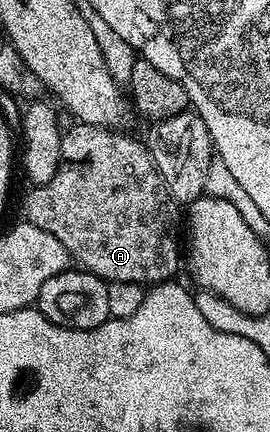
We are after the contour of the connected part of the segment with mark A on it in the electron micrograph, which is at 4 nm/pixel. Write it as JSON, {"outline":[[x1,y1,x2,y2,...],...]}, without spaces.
{"outline":[[79,123,73,124,73,126,73,129,65,128,63,130,60,162,58,163,58,171,54,171,54,179,50,179,50,183,45,185,29,188,28,198,24,201,24,213,28,216,25,217,27,224,54,235,54,239,58,239,58,243,62,243,62,247,66,247,69,258,77,266,87,269,88,272,94,275,98,275,104,281,138,283,145,287,151,287,159,285,162,281,173,280,177,276,175,273,179,271,180,267,182,269,182,209,170,195,170,191,166,187,166,183,150,155,147,144,143,140,135,141,134,138,120,133,124,131,117,131,112,127,81,125]]}

